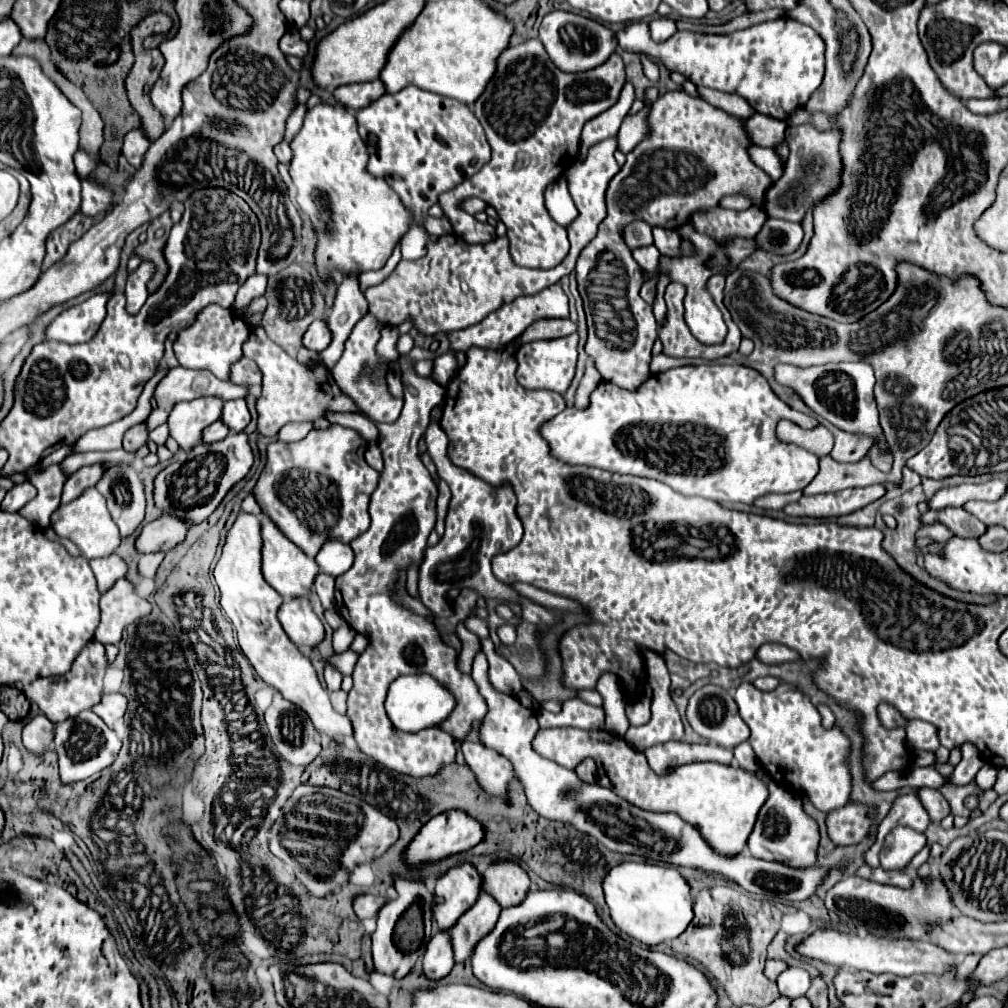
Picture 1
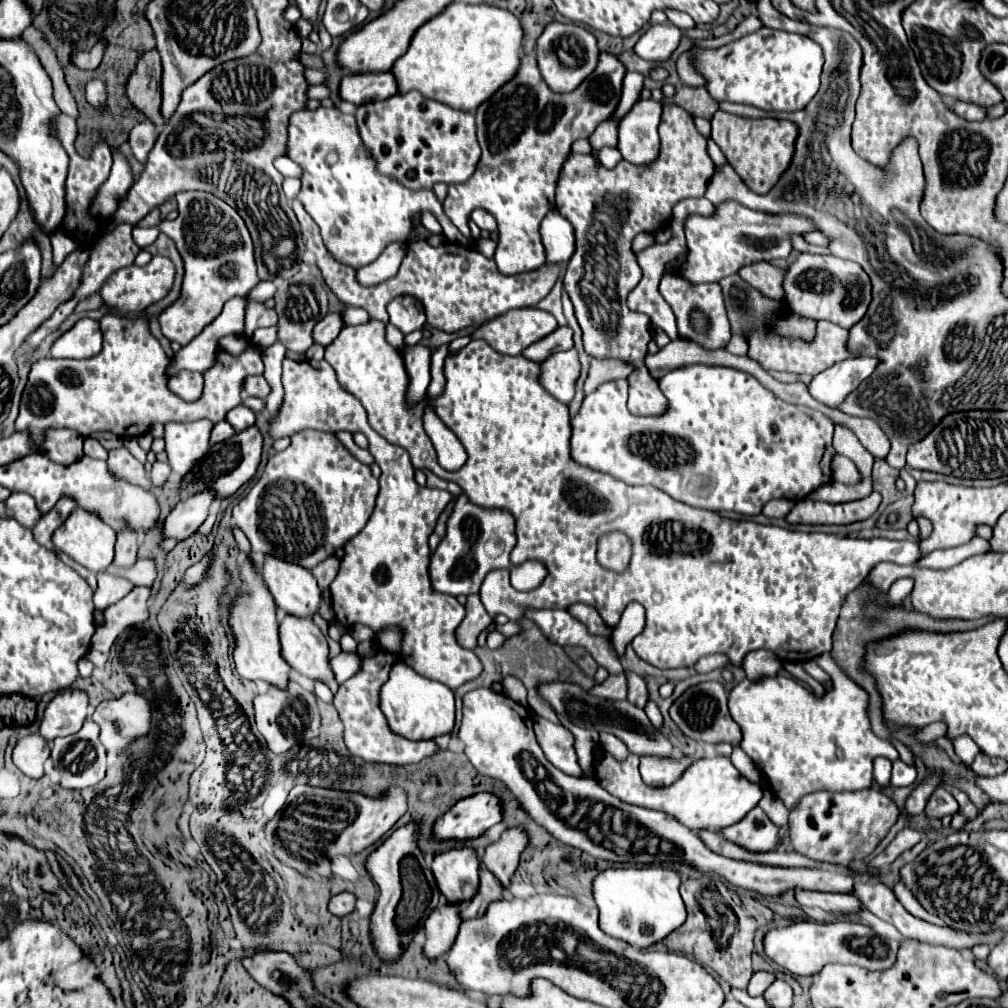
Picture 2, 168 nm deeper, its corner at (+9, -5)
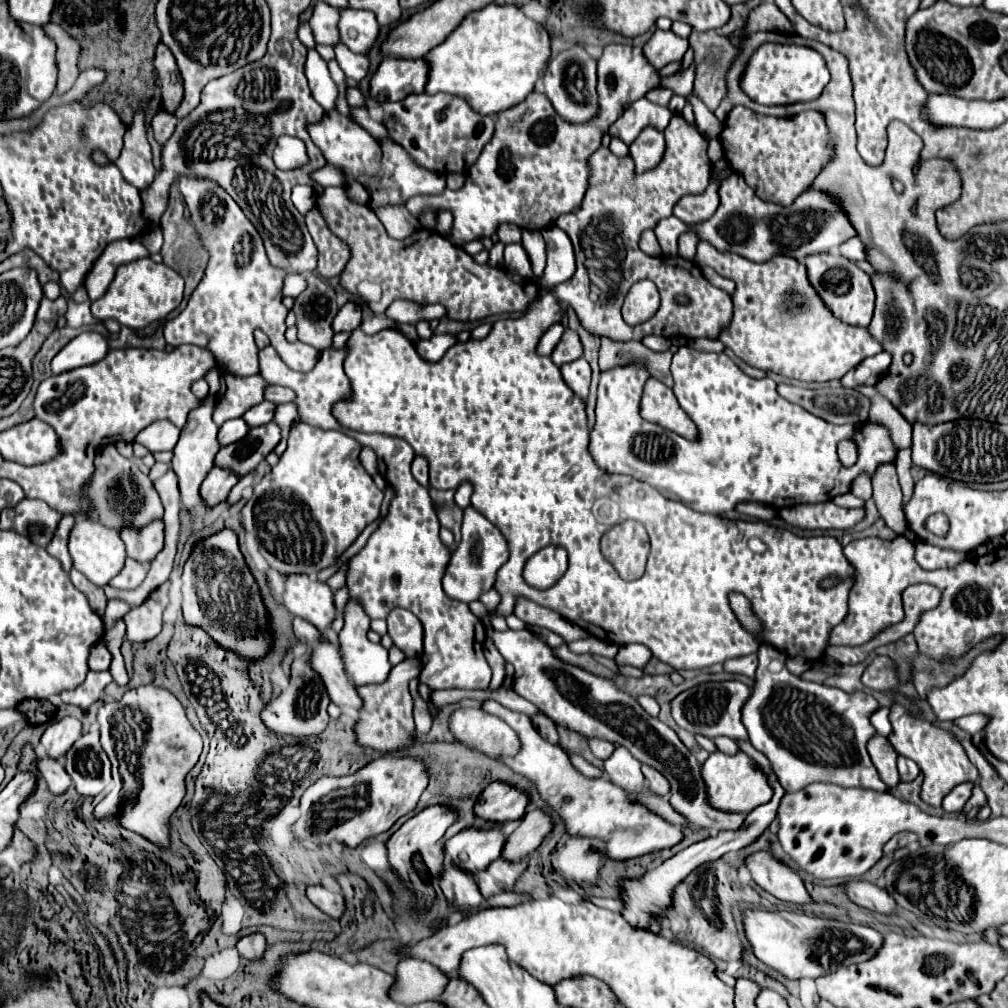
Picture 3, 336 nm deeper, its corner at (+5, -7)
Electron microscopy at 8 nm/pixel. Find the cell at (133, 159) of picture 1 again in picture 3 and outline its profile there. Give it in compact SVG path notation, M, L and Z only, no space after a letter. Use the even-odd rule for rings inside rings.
M159 110L153 120L151 120L151 126L153 126L153 132L155 132L155 138L159 144L165 144L169 140L169 136L173 134L175 126L177 126L179 118L171 112L165 112L165 110Z

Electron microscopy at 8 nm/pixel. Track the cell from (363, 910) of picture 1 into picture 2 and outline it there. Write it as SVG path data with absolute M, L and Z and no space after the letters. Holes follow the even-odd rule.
M341 892L341 894L333 896L331 902L329 902L329 910L331 910L331 914L335 914L335 916L351 914L351 912L355 910L355 896L349 894L349 892Z

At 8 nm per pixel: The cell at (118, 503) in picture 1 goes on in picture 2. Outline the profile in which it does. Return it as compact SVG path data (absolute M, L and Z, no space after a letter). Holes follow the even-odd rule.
M125 526L117 532L115 542L115 564L117 566L131 566L137 560L137 532Z

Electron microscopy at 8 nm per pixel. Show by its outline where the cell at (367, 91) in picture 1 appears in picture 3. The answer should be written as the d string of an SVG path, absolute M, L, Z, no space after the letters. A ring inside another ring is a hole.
M387 58L371 78L371 96L377 102L397 102L409 94L425 92L429 62L423 58Z

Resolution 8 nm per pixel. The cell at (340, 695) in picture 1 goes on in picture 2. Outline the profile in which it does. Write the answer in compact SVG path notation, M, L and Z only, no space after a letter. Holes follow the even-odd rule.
M283 616L279 622L279 640L281 640L281 654L285 658L285 662L299 674L311 678L311 680L321 680L325 682L334 694L339 686L333 678L329 660L327 660L327 636L323 636L323 632L319 630L319 626L311 620L311 618L299 618L299 616Z

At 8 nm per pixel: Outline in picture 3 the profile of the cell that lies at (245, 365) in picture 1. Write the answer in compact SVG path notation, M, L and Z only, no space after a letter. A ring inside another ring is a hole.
M269 386L265 390L265 400L271 400L275 404L293 402L295 400L295 392L291 388L285 388L285 386Z

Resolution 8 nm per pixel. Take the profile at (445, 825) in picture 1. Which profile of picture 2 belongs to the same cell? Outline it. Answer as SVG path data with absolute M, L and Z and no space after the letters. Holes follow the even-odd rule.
M475 794L459 800L433 826L435 840L473 840L501 822L501 806L493 794Z

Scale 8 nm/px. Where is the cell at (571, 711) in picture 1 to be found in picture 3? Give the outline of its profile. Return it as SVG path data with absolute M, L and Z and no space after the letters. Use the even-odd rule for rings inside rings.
M489 628L489 638L493 640L505 662L513 664L513 690L519 696L533 702L543 714L555 720L557 726L573 730L585 738L601 738L613 742L615 746L625 746L639 762L659 770L671 784L671 806L691 824L715 832L733 830L741 824L741 820L745 820L745 814L727 814L715 810L709 804L705 782L701 776L701 764L685 748L675 730L671 730L659 718L649 716L639 706L639 702L631 694L619 690L613 680L595 676L579 666L563 662L555 656L553 648L549 648L543 640L537 638L535 632L527 628L505 632Z

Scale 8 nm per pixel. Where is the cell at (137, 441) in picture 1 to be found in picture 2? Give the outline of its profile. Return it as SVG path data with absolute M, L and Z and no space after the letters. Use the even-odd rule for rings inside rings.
M127 448L109 450L107 462L109 462L111 472L115 472L119 478L123 478L123 480L127 480L131 484L137 484L137 486L143 486L143 488L149 490L151 480L147 478L143 464Z

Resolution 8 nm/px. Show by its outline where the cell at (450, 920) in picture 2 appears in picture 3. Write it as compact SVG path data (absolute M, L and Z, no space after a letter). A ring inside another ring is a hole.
M447 862L445 870L443 870L443 874L439 878L439 886L441 886L445 898L449 902L453 902L459 910L475 908L485 902L485 898L479 892L475 874L469 874L451 862Z

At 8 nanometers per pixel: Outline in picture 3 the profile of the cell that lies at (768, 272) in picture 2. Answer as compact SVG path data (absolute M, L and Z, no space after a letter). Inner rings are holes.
M699 242L695 264L711 266L735 282L735 292L731 294L733 318L717 340L755 368L805 382L827 382L841 380L865 358L883 350L869 328L851 326L833 316L811 286L805 264L791 256L779 254L757 264L733 252L719 252L709 242Z

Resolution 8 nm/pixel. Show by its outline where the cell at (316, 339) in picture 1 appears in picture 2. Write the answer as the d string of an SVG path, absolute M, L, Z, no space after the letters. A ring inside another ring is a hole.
M327 314L313 328L313 342L315 344L321 344L321 346L329 346L337 338L337 334L341 332L341 328L343 328L341 314Z

